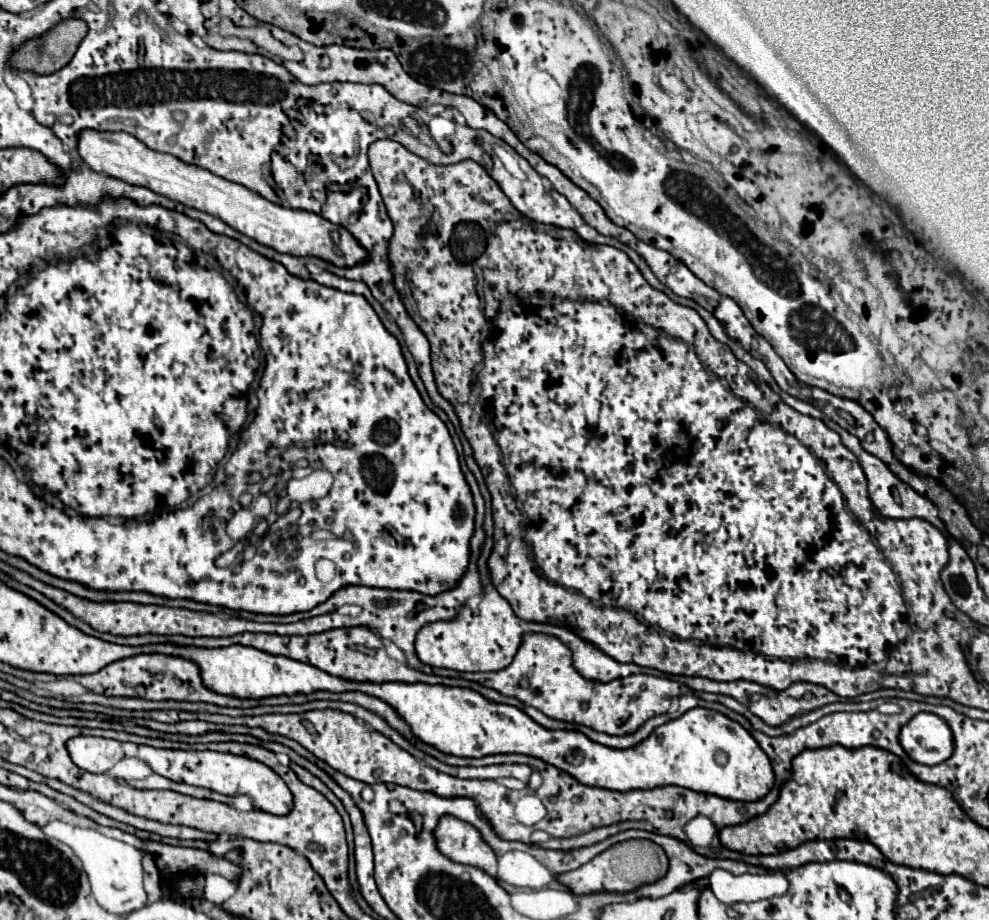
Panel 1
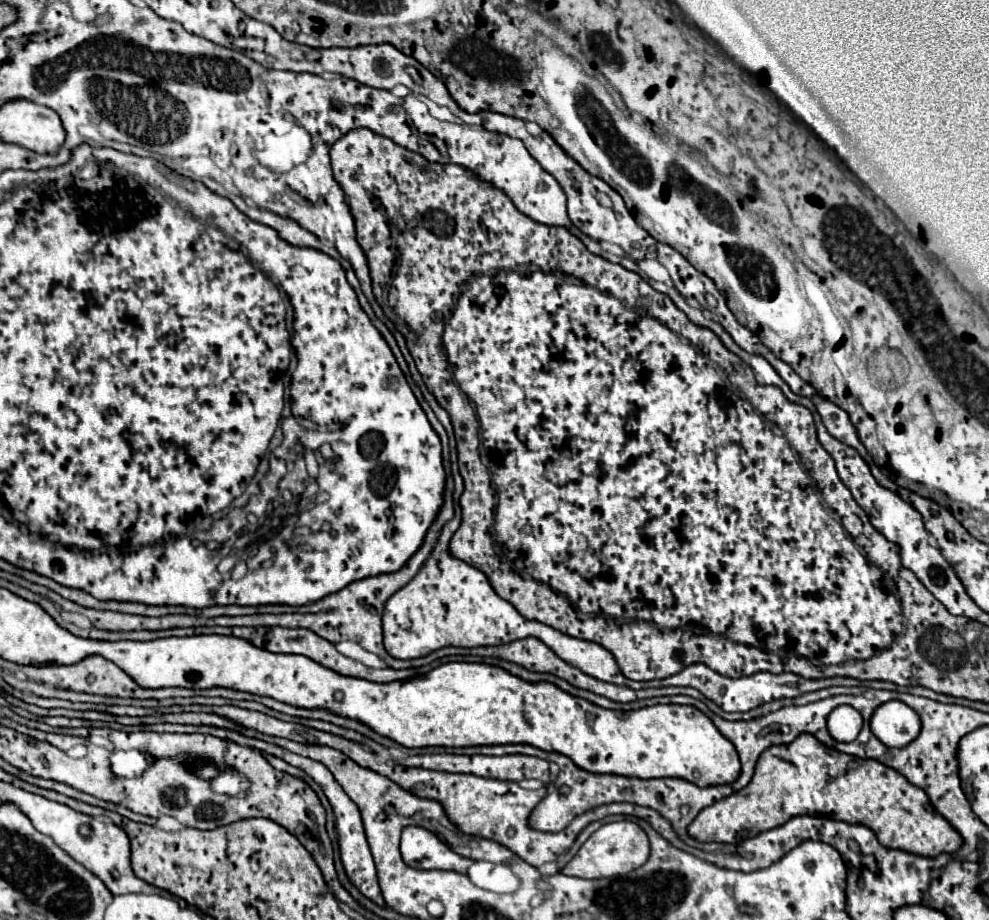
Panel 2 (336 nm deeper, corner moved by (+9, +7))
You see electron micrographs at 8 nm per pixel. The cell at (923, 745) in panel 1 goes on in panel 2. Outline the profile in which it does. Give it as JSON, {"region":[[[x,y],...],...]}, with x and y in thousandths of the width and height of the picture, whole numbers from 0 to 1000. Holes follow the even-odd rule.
{"region":[[[913,762],[889,766],[881,779],[881,795],[897,812],[917,812],[931,797],[929,777]]]}

